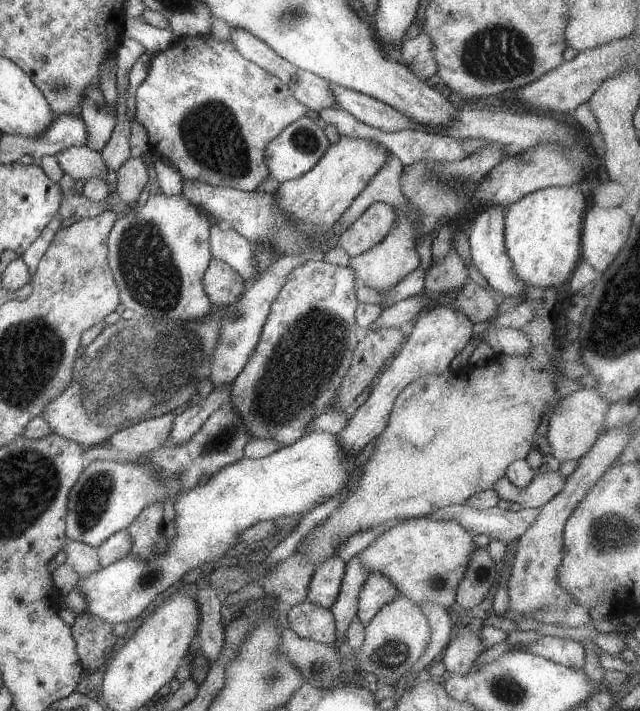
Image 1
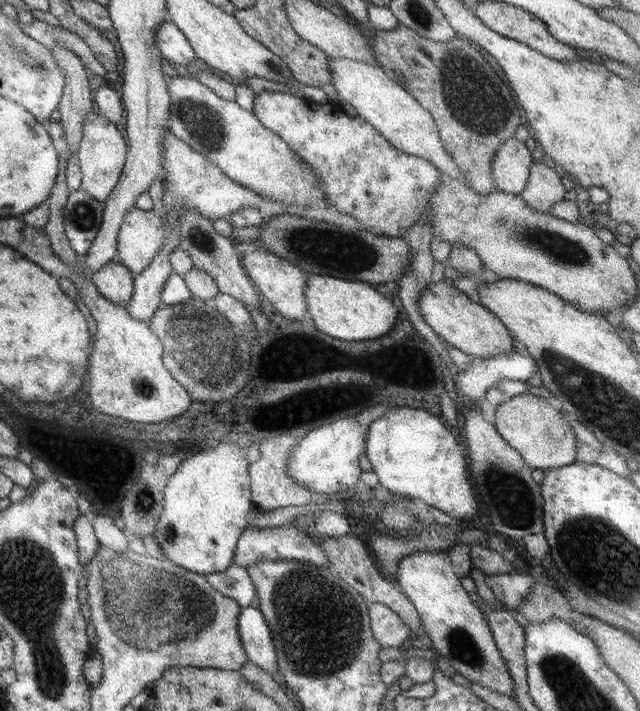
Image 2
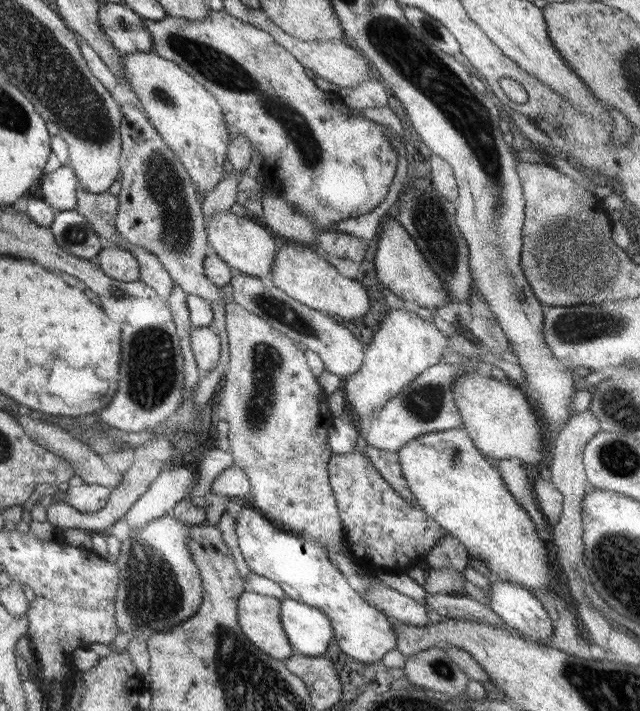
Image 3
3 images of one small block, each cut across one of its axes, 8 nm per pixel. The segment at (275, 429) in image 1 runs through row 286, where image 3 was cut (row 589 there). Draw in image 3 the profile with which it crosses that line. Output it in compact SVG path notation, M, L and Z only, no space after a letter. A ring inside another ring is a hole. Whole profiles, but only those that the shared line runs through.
M241 507L241 510L236 513L235 524L238 549L250 572L278 584L285 597L321 611L331 625L332 640L344 656L369 667L379 662L386 652L395 649L396 636L393 628L399 622L384 616L382 612L365 602L359 593L351 589L346 579L339 573L337 566L335 567L327 559L327 552L323 547L311 540L280 530L255 509Z

